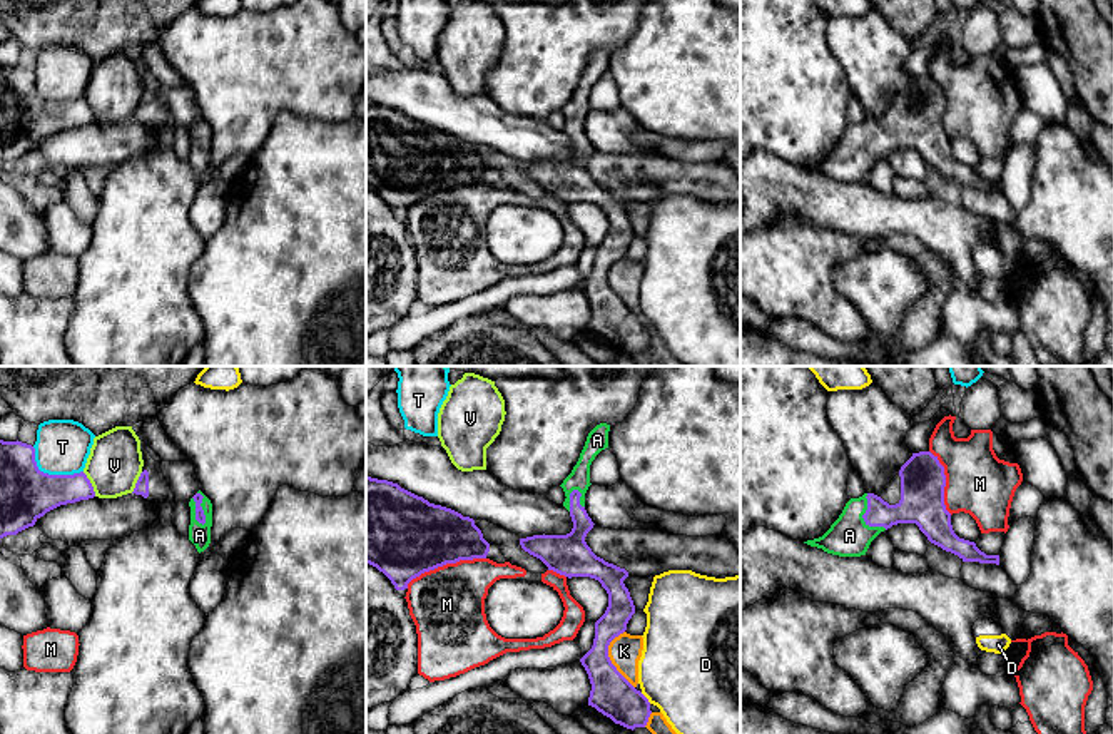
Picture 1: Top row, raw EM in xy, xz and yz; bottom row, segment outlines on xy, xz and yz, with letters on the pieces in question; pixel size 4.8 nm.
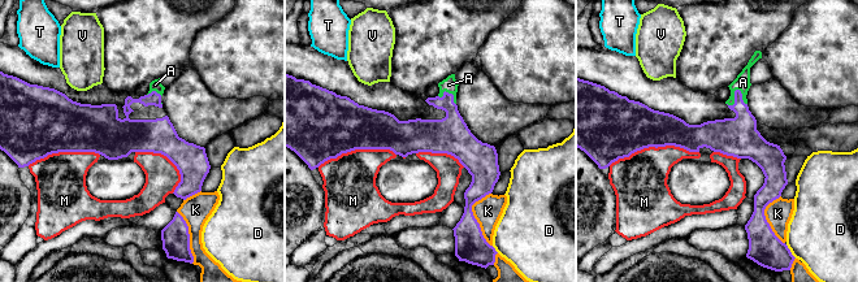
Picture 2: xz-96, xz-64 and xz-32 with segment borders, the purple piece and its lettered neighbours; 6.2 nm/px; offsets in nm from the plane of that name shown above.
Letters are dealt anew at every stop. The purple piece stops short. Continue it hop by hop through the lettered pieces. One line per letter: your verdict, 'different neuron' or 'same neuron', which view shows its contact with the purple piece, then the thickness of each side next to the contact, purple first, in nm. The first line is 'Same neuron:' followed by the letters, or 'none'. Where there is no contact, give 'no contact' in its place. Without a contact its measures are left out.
Same neuron: A
A: same neuron; contact in xy; calibres 50 and 100 nm
D: different neuron; contact in xz; calibres 200 and 480 nm
K: different neuron; contact in xz; calibres 200 and 160 nm
M: different neuron; contact in xz; calibres 400 and 360 nm
T: different neuron; contact in xy; calibres 260 and 260 nm
V: different neuron; contact in xy; calibres 190 and 260 nm

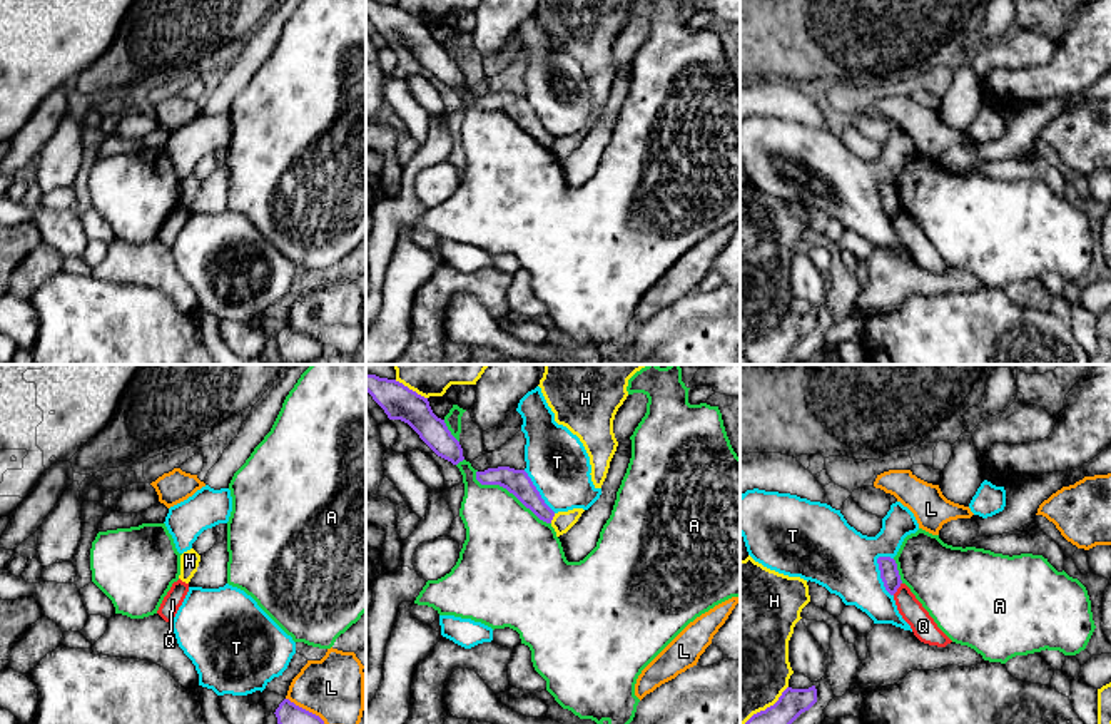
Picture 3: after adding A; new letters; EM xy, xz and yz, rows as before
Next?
Same neuron: none
A: different neuron; contact in xz; calibres 120 and 400 nm
H: different neuron; contact in yz; calibres 140 and 460 nm
L: different neuron; contact in xy; calibres 110 and 300 nm
Q: different neuron; contact in yz; calibres 90 and 120 nm
T: different neuron; contact in yz; calibres 90 and 320 nm

